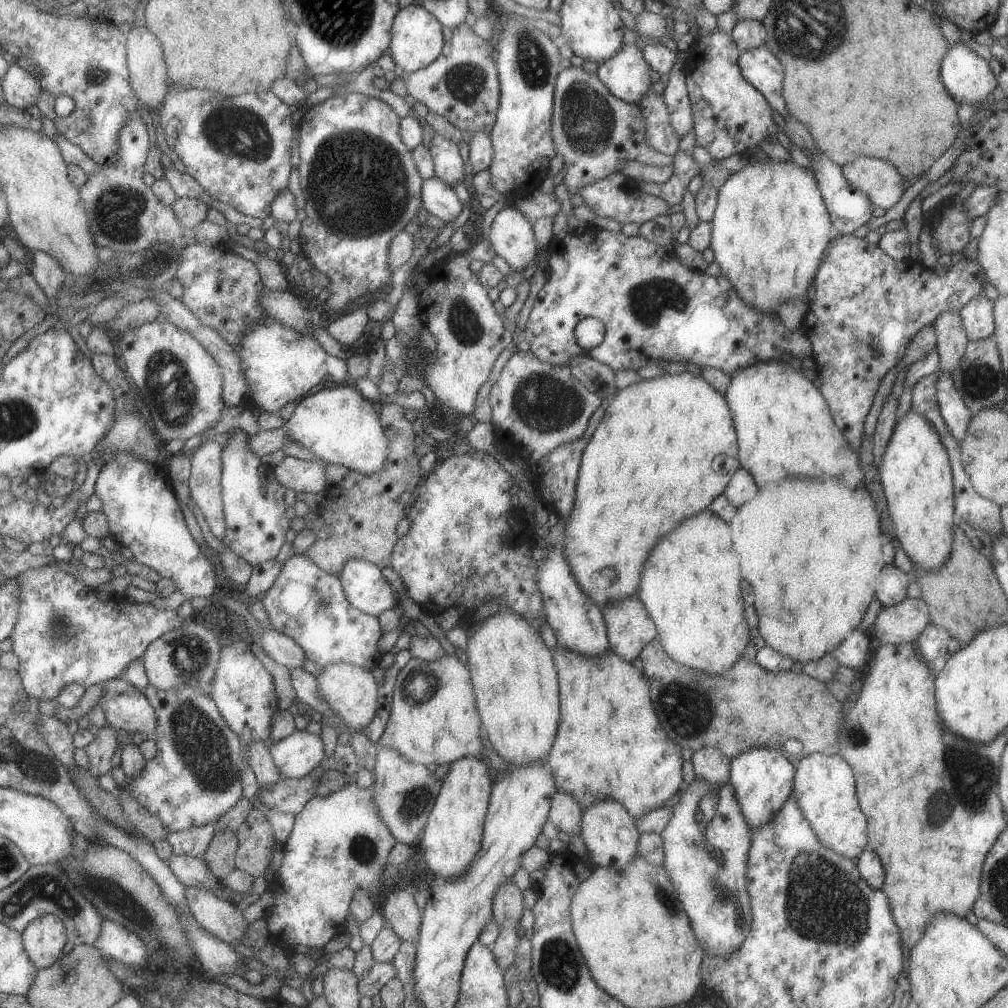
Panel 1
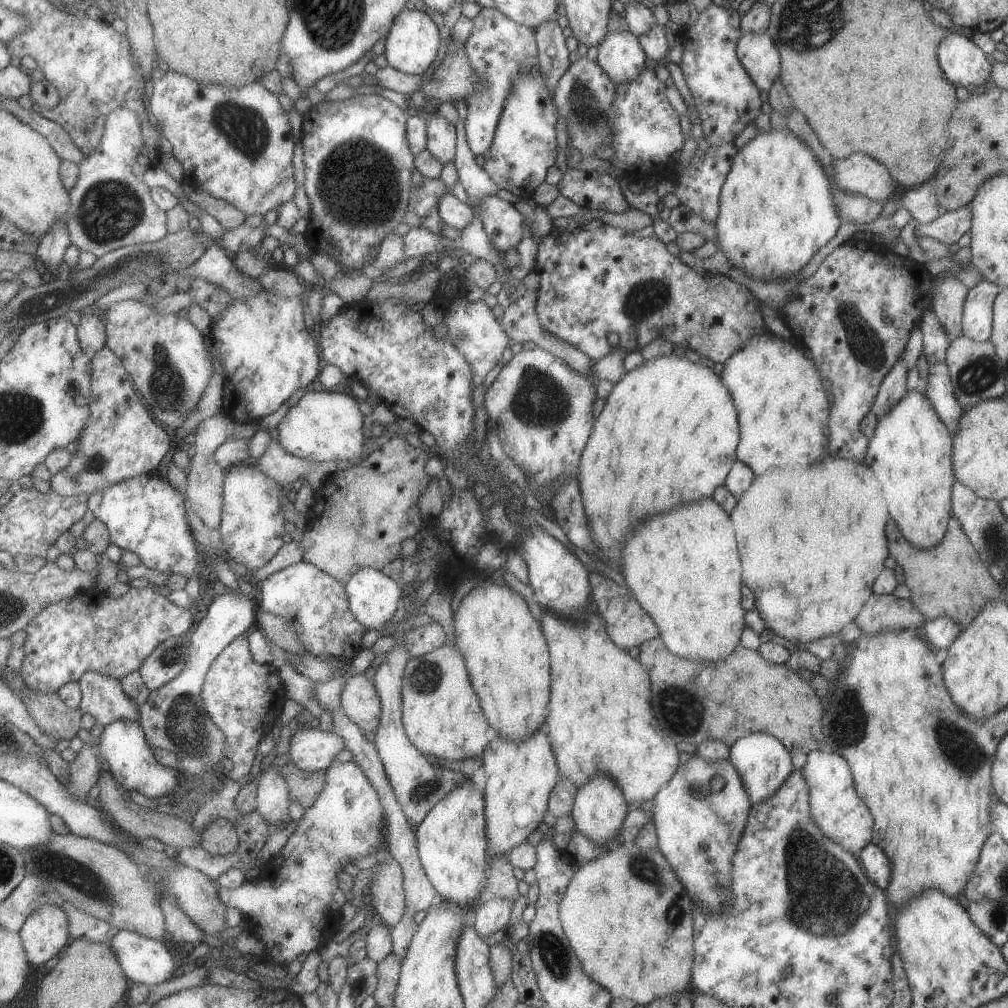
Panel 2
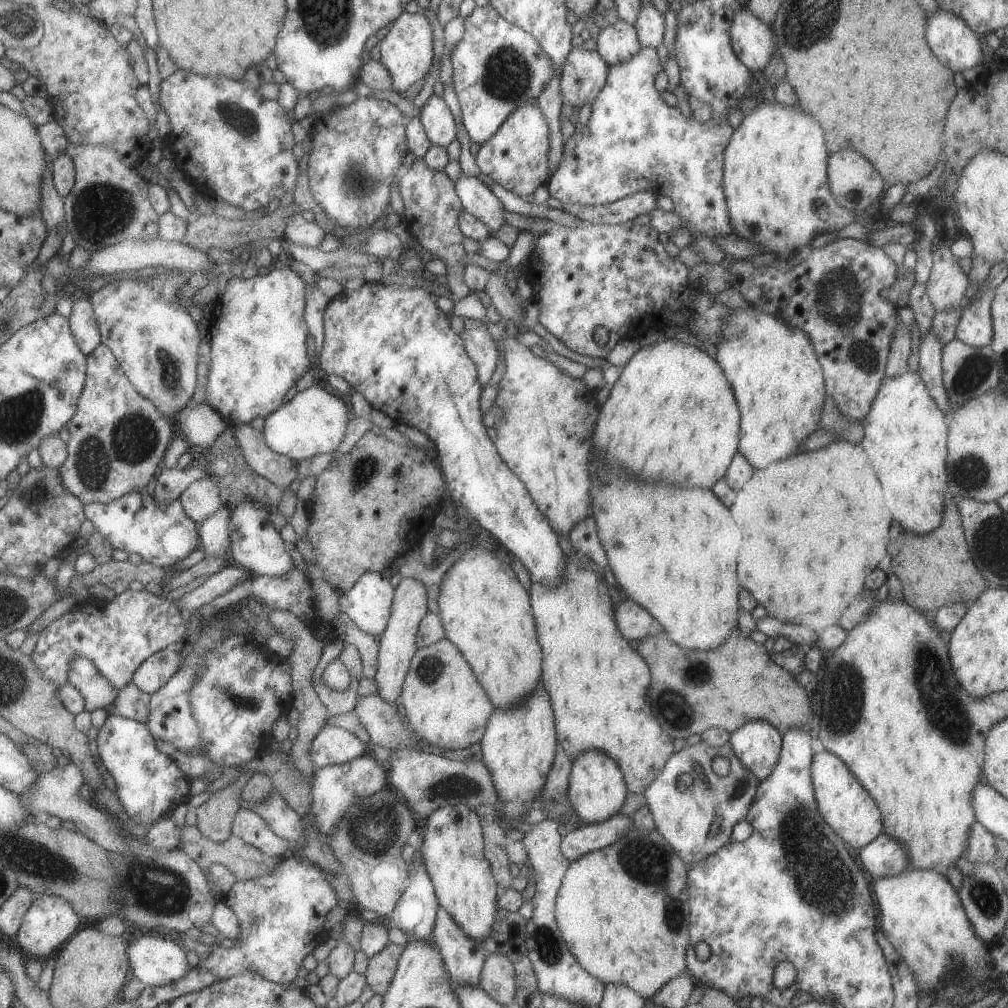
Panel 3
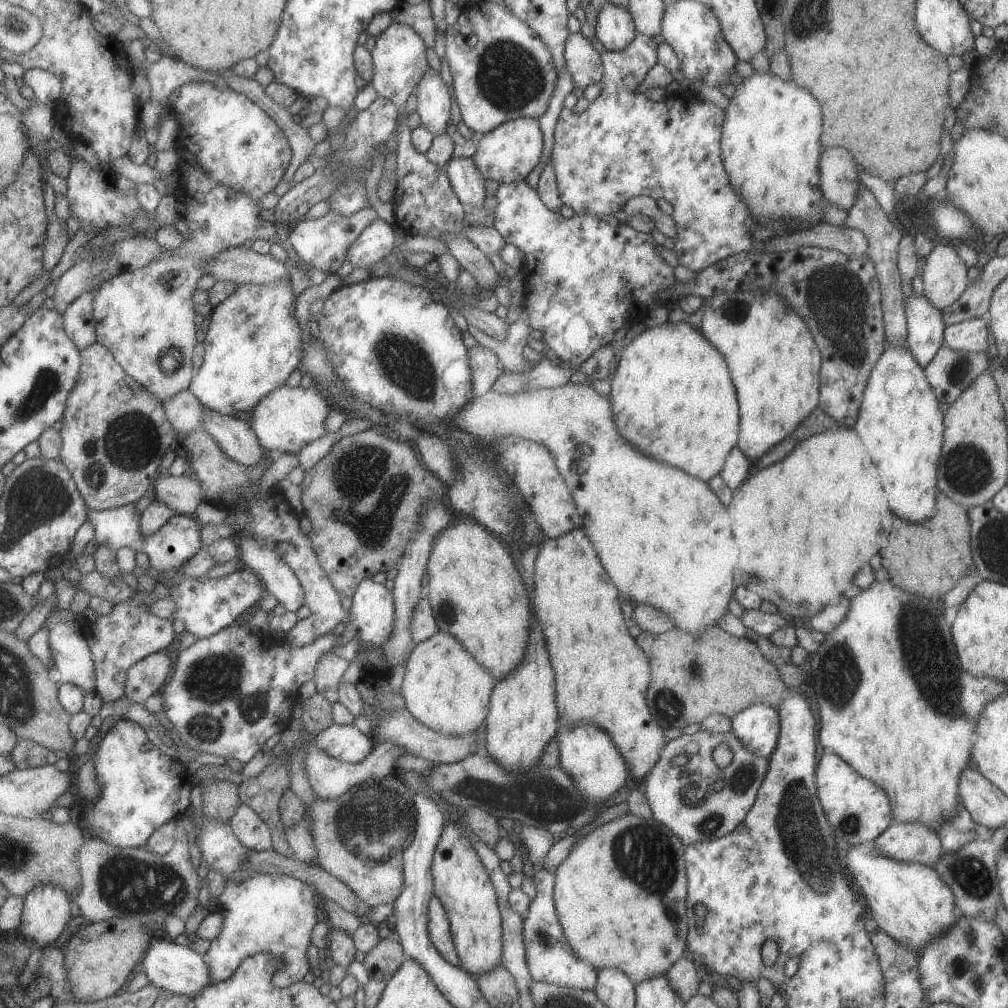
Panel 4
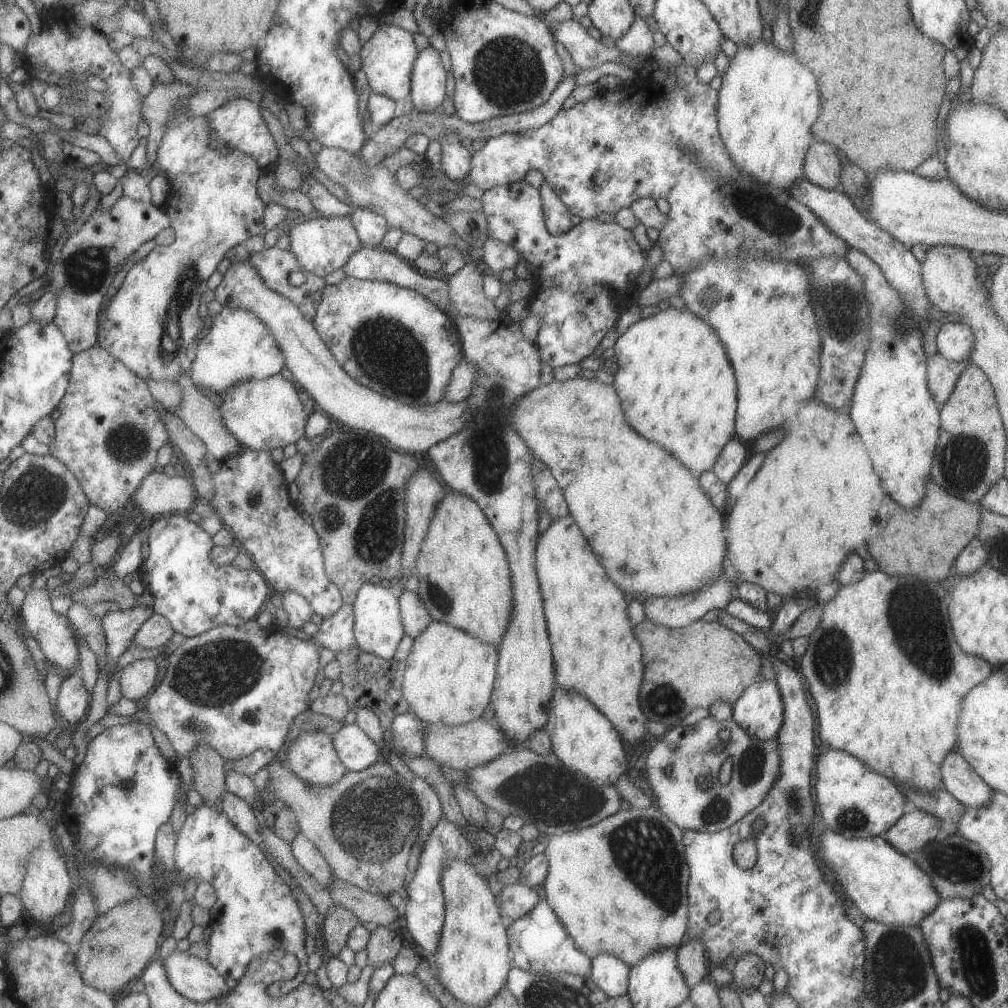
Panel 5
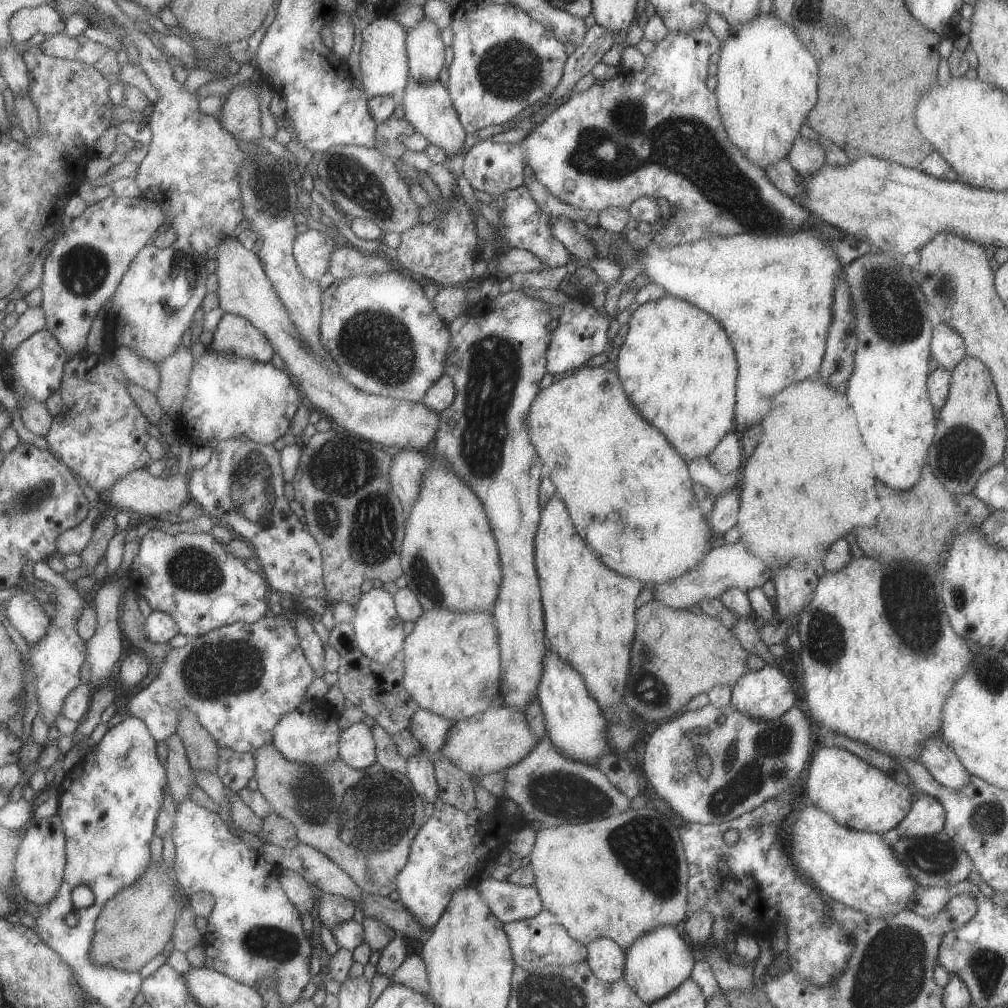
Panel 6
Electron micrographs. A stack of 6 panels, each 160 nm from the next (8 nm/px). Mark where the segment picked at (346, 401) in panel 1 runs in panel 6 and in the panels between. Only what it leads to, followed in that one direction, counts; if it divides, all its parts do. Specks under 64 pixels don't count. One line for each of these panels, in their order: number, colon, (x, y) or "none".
2: (323, 426)
3: (313, 422)
4: (286, 420)
5: (265, 414)
6: (228, 397)

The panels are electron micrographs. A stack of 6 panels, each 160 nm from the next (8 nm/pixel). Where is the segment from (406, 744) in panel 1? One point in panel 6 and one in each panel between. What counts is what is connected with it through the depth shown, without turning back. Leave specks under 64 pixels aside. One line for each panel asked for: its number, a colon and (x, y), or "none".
2: (441, 716)
3: (443, 702)
4: (444, 689)
5: (448, 678)
6: (452, 669)

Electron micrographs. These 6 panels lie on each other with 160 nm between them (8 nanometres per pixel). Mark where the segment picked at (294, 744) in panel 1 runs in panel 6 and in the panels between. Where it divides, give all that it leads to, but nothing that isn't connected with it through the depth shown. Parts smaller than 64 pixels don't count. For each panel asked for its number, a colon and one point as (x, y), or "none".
2: (309, 750)
3: (332, 745)
4: (343, 742)
5: (355, 751)
6: (355, 747)

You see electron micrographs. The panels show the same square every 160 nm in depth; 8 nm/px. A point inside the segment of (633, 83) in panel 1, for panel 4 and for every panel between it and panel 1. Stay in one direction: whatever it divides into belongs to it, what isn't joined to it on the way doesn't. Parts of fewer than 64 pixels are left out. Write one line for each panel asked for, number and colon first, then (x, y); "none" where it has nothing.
2: (619, 55)
3: (617, 42)
4: (614, 29)

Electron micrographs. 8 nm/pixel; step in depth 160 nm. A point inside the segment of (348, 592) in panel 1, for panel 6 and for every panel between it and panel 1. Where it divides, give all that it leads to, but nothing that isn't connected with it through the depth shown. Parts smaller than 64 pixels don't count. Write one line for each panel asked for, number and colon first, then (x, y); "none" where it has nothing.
2: (372, 597)
3: (368, 602)
4: (371, 614)
5: (376, 629)
6: (378, 634)

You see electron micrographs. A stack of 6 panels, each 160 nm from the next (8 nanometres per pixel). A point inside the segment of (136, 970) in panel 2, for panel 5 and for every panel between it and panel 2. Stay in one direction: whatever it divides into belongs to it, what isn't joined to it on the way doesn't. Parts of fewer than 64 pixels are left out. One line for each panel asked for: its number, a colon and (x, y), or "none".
3: (154, 961)
4: (176, 969)
5: (194, 979)

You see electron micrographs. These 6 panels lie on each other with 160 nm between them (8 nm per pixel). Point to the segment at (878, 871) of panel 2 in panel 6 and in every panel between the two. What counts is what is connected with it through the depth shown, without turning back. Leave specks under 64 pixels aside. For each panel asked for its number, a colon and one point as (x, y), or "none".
3: (884, 856)
4: (912, 842)
5: (912, 831)
6: (925, 817)

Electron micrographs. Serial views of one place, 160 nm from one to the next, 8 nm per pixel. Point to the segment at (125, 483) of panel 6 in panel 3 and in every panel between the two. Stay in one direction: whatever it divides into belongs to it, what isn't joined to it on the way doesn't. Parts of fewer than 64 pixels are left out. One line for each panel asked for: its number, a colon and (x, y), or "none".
3: (200, 499)
4: (180, 494)
5: (157, 494)

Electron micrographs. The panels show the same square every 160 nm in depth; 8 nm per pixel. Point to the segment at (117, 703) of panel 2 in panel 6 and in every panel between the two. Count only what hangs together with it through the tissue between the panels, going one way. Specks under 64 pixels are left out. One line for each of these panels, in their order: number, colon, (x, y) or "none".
3: (82, 675)
4: (73, 664)
5: (51, 631)
6: (26, 615)

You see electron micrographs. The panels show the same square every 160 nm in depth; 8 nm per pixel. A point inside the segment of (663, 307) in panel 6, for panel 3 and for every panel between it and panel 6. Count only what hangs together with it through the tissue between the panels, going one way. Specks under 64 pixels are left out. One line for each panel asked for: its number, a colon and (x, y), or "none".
3: (671, 416)
4: (671, 395)
5: (674, 382)

